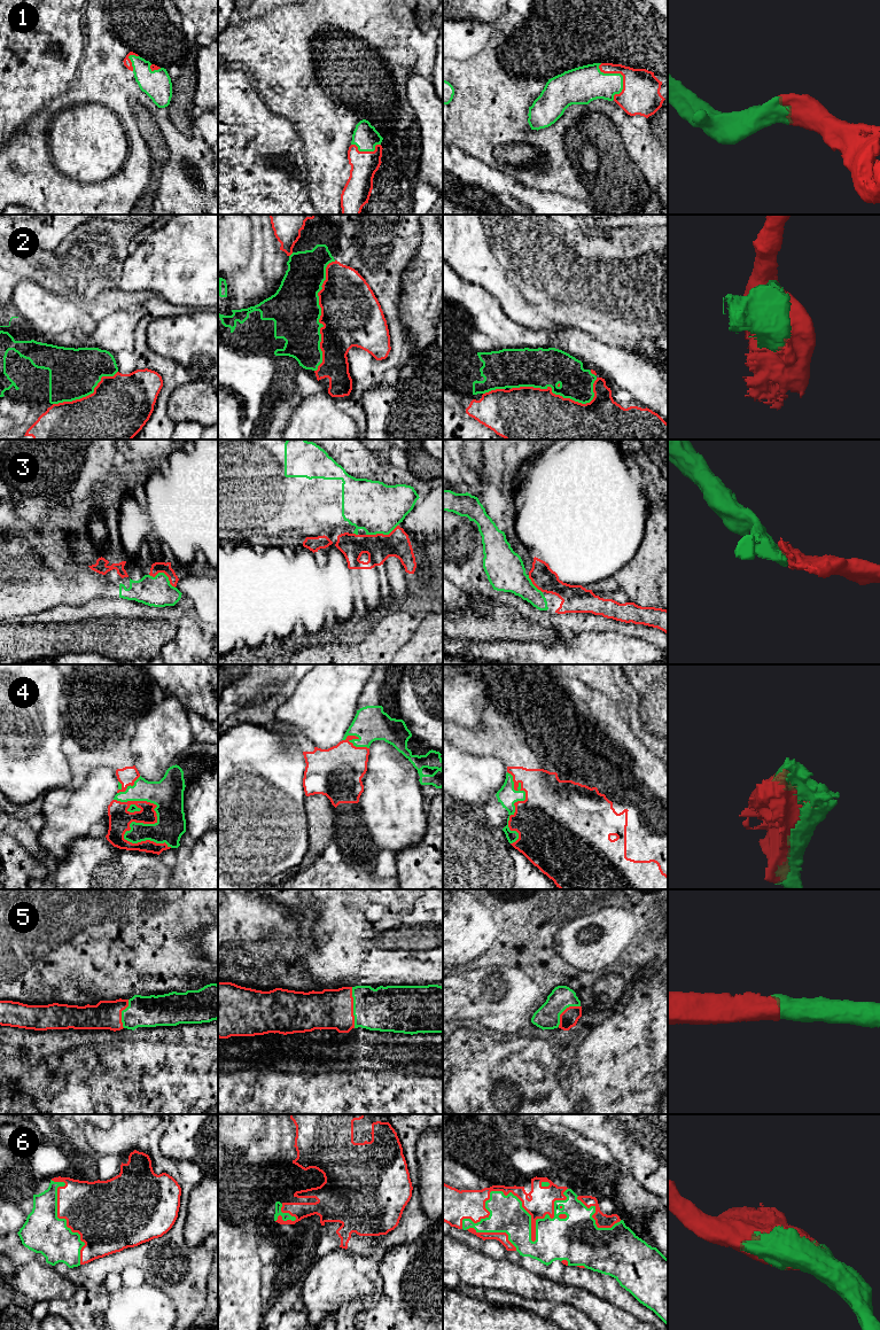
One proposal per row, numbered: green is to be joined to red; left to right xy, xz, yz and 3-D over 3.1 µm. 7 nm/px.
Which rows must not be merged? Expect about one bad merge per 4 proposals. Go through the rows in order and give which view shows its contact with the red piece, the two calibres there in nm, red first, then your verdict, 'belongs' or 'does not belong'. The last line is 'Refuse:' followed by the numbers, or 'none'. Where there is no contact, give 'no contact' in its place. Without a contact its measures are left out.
1: contact in yz; calibres 280 and 240 nm; belongs
2: contact in xz; calibres 420 and 340 nm; does not belong
3: contact in xz; calibres 190 and 360 nm; belongs
4: contact in xy; calibres 160 and 200 nm; belongs
5: contact in xz; calibres 280 and 320 nm; belongs
6: contact in yz; calibres 180 and 300 nm; belongs
Refuse: 2

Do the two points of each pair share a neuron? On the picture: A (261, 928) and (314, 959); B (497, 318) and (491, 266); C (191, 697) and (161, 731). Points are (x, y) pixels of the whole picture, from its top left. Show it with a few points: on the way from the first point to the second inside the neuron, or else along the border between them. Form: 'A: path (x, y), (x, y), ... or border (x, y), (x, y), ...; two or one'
A: border (302, 941), (293, 944); two
B: border (472, 282), (480, 284), (511, 319); two
C: border (165, 694), (176, 697), (186, 710); two

